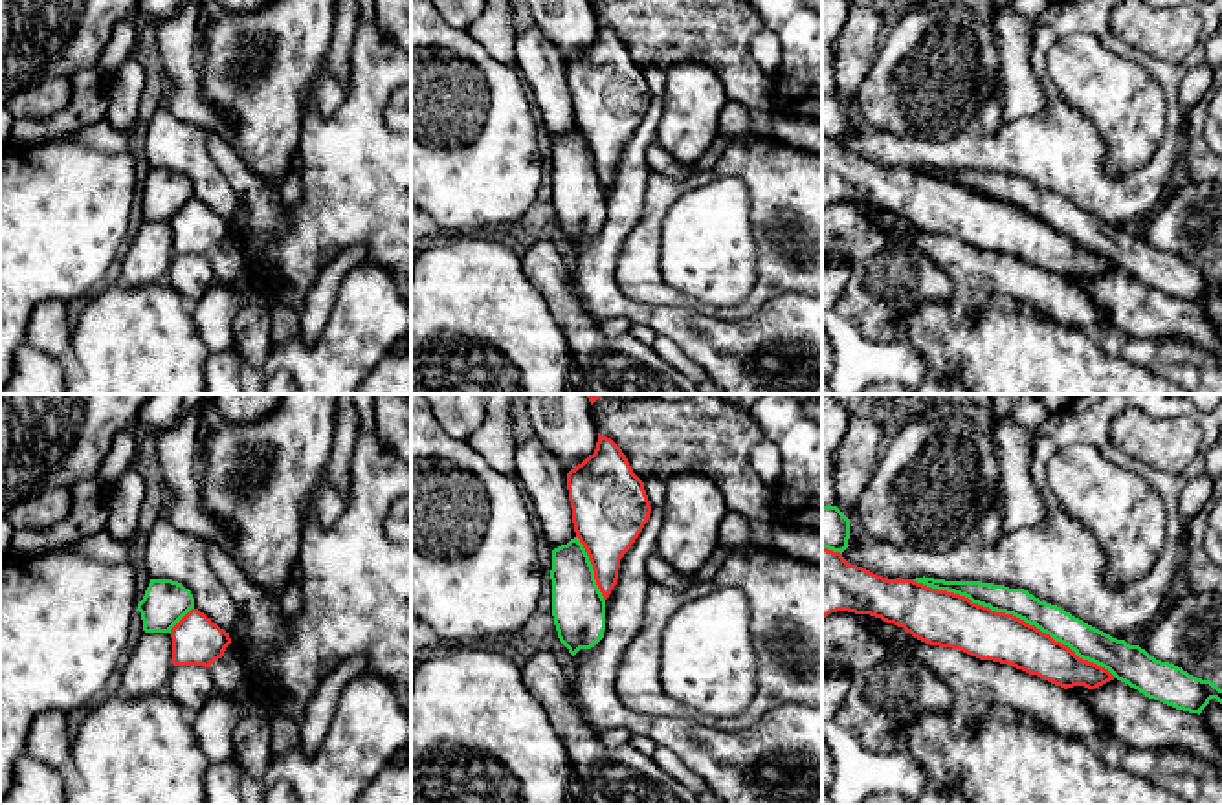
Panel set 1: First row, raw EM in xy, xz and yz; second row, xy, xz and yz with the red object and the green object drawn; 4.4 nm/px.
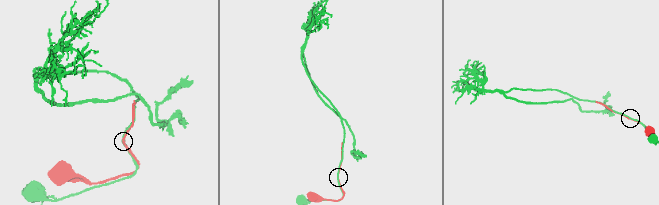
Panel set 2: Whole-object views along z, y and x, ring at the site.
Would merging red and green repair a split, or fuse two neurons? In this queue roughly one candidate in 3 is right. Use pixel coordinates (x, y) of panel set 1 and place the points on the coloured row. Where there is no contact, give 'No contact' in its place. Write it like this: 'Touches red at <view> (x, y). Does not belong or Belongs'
Touches red at yz (1015, 617). Does not belong

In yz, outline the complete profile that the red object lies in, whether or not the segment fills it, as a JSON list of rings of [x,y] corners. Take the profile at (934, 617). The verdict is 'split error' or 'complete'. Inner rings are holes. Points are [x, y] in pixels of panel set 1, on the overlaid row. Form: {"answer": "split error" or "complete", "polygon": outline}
{"answer": "complete", "polygon": [[[822,546],[822,620],[837,611],[870,614],[914,638],[1037,675],[1064,689],[1095,689],[1116,677],[1024,620],[914,579],[888,579]]]}

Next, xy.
{"answer": "complete", "polygon": [[[191,609],[172,629],[172,664],[209,667],[224,656],[229,633],[213,623],[198,609]]]}

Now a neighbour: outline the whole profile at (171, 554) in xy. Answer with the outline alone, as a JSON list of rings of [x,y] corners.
[[[160,517],[147,534],[145,567],[150,579],[172,579],[189,589],[194,609],[231,633],[239,609],[207,563],[207,543],[209,539],[182,532]]]

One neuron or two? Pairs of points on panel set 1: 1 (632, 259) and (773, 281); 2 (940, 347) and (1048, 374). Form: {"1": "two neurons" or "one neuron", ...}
{"1": "one neuron", "2": "one neuron"}

